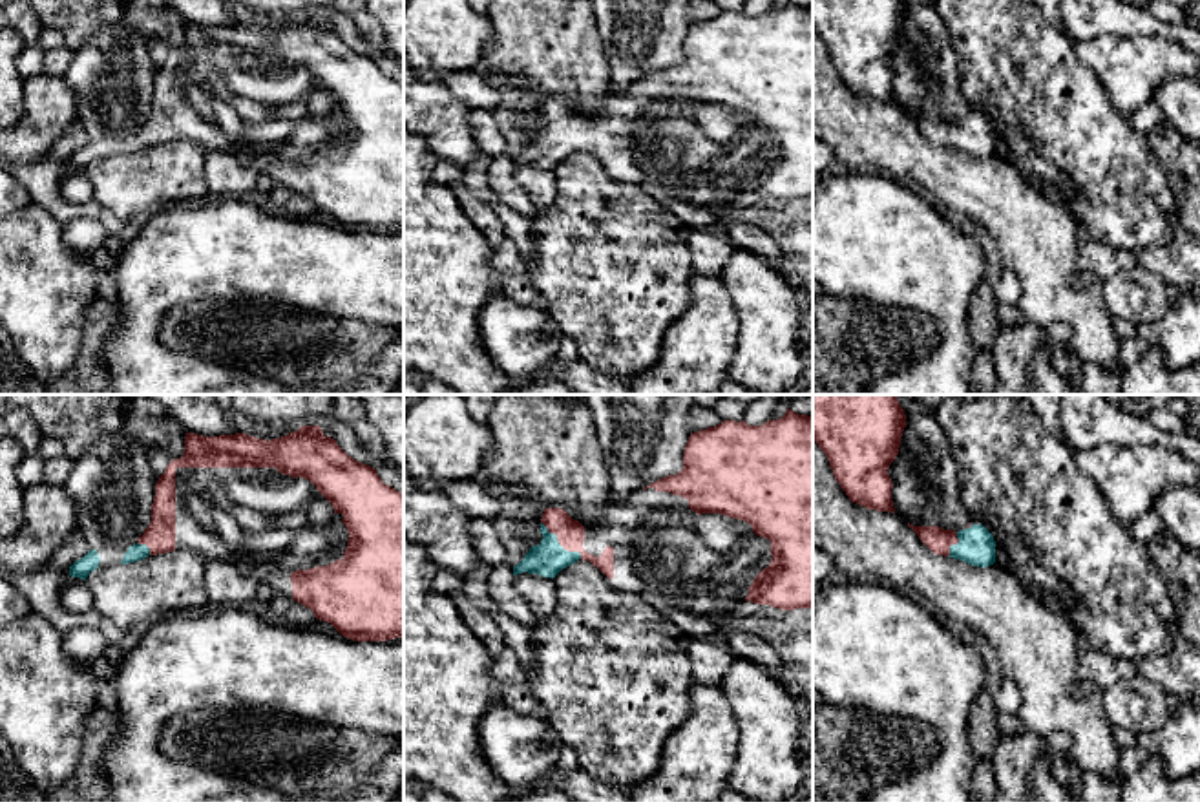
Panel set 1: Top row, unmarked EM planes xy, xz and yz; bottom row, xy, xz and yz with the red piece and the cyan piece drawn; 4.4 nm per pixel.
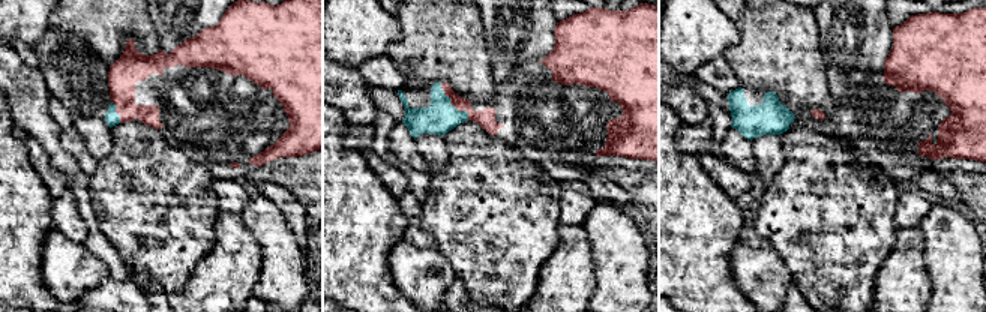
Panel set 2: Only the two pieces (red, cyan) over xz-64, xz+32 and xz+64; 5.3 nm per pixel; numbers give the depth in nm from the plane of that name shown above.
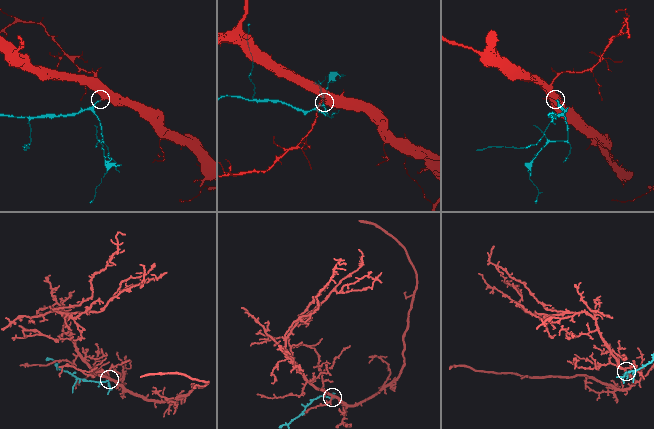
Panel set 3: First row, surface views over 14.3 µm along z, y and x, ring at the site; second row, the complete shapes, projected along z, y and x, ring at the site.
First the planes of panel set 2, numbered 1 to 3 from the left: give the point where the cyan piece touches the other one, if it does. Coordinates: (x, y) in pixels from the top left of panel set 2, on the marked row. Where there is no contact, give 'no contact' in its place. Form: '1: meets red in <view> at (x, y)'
1: meets red in xz-64 at (116, 110)
2: meets red in xz+32 at (452, 104)
3: no contact

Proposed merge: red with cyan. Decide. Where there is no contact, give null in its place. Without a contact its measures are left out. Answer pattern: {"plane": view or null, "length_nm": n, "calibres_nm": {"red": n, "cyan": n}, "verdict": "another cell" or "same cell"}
{"plane": "xz", "length_nm": 240, "calibres_nm": {"red": 130, "cyan": 150}, "verdict": "same cell"}

